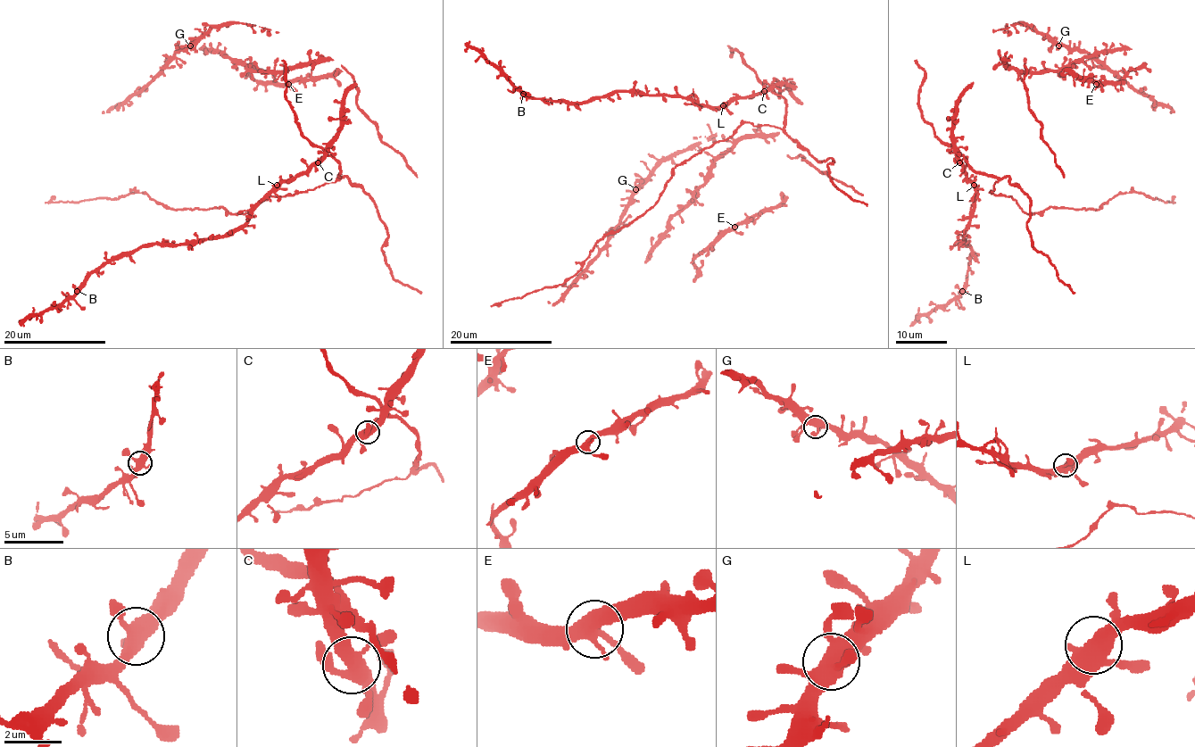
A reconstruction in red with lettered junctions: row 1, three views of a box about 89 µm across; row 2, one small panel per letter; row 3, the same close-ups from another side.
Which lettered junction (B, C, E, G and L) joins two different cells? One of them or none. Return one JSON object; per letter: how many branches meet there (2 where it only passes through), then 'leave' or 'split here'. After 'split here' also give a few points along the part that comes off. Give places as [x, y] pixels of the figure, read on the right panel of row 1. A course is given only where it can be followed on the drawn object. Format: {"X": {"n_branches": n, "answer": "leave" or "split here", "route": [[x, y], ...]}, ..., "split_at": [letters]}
{"B": {"n_branches": 4, "answer": "leave"}, "C": {"n_branches": 4, "answer": "leave"}, "E": {"n_branches": 4, "answer": "leave"}, "G": {"n_branches": 4, "answer": "leave"}, "L": {"n_branches": 4, "answer": "leave"}, "split_at": []}

